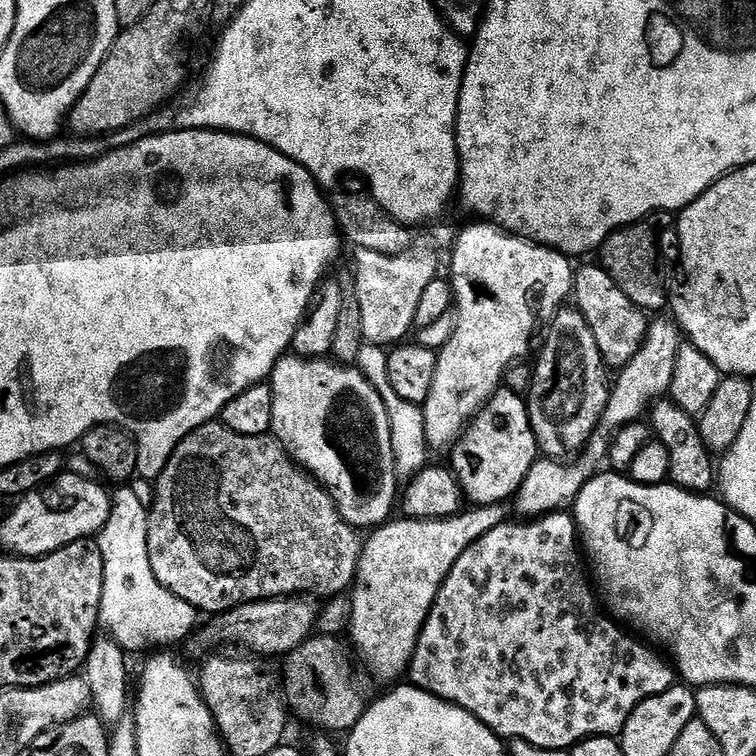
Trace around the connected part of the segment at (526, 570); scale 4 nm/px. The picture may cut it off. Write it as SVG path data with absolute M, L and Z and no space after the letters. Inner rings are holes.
M561 510L529 519L527 522L516 523L520 524L505 522L496 529L490 530L480 540L472 543L455 560L419 634L417 648L413 652L412 661L409 664L408 676L412 678L411 683L417 688L425 689L427 692L434 693L435 696L466 709L479 720L492 720L492 724L496 724L492 732L495 732L497 728L504 728L504 734L516 732L512 738L513 741L525 740L536 750L549 748L550 751L556 752L559 748L571 749L581 740L586 740L590 736L615 737L623 731L632 711L641 702L662 694L677 683L677 673L674 671L673 665L667 659L664 661L654 649L647 648L646 645L639 644L634 637L620 632L621 625L611 615L606 614L597 593L596 596L592 593L593 585L590 583L590 576L586 571L585 561L582 559L582 544L578 539L575 515ZM496 708L504 708L504 720L508 720L508 724L504 724L504 720L500 720L500 716L496 716Z

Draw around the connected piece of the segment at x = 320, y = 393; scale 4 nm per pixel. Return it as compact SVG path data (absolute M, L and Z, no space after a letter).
M285 354L271 374L270 387L274 402L271 435L284 445L291 459L303 465L328 489L341 516L353 528L372 530L385 523L393 515L391 512L396 496L392 493L392 487L398 482L398 476L396 472L387 473L382 463L389 441L388 431L381 427L381 421L376 418L382 413L378 410L380 396L364 373L356 366L345 366L328 358Z

